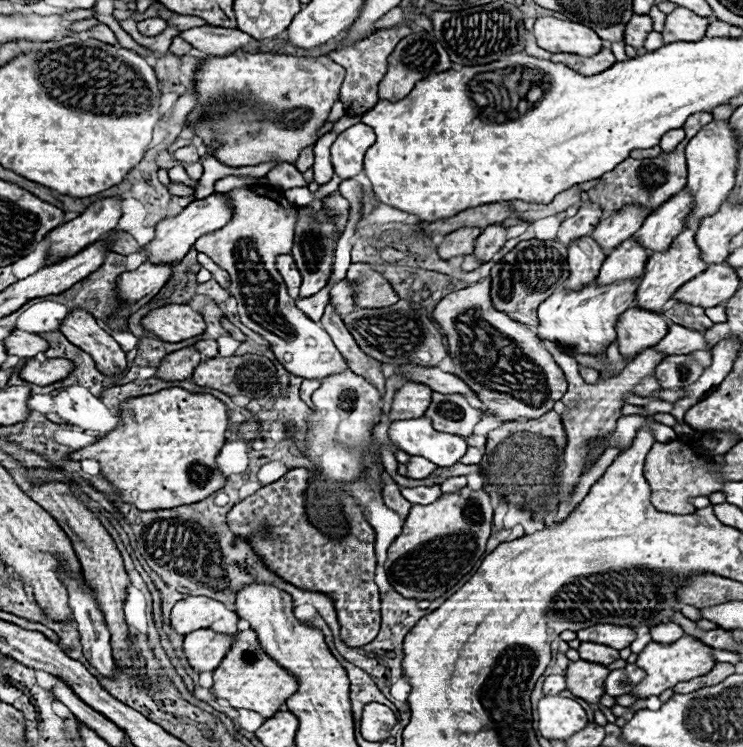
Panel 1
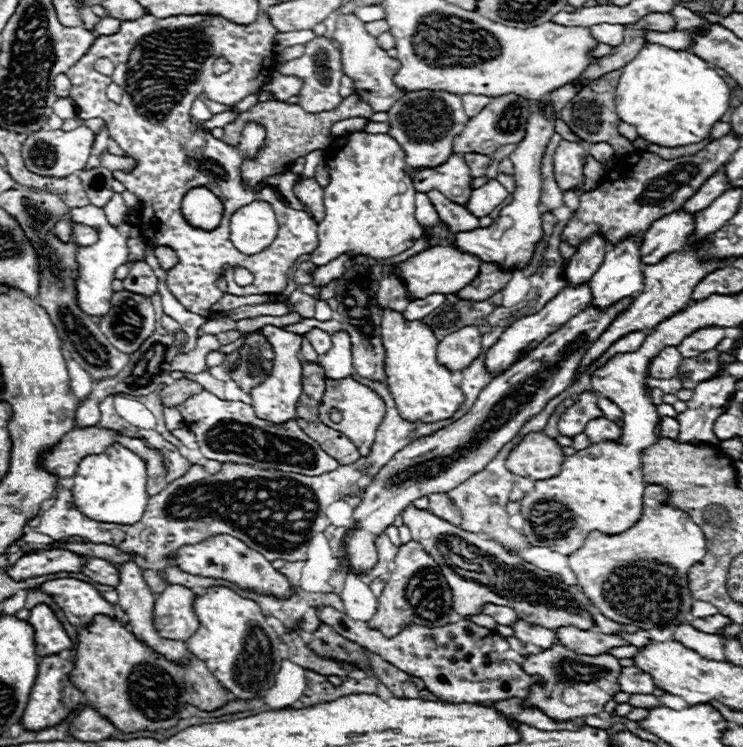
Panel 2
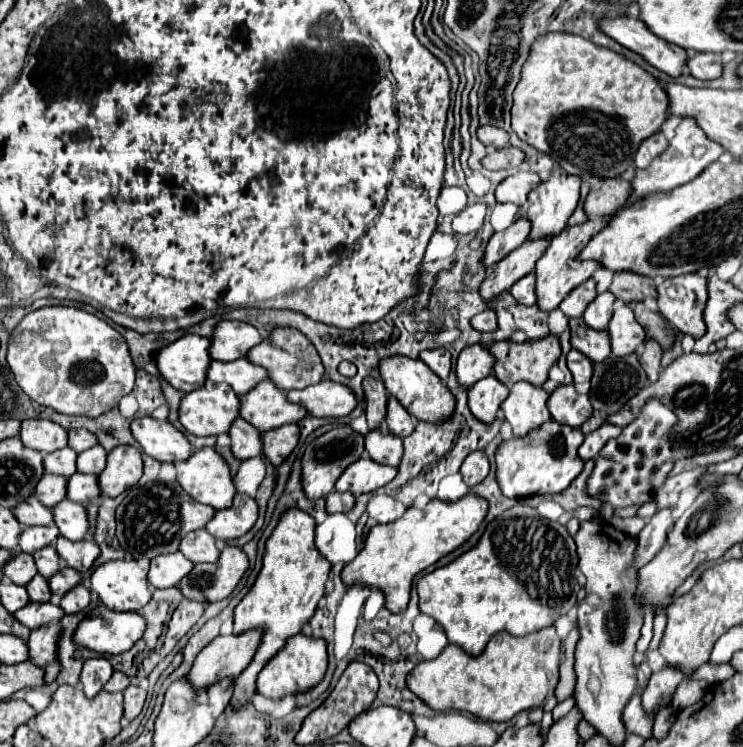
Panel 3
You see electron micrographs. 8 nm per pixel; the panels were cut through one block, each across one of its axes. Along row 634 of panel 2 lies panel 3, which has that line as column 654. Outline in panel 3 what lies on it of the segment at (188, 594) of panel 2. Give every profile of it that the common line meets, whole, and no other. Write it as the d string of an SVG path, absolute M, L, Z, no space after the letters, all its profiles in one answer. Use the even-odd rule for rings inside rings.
M684 118L678 128L676 128L676 134L674 138L670 140L670 146L664 154L660 154L652 164L650 168L646 170L636 170L636 178L632 180L632 188L634 188L634 194L628 198L626 206L634 200L640 200L652 192L666 192L666 190L672 190L676 186L682 186L682 184L688 184L690 180L694 180L706 166L710 166L712 162L716 162L722 154L726 152L724 146L720 146L718 142L710 140L706 134L702 134L700 126L696 124L694 118Z

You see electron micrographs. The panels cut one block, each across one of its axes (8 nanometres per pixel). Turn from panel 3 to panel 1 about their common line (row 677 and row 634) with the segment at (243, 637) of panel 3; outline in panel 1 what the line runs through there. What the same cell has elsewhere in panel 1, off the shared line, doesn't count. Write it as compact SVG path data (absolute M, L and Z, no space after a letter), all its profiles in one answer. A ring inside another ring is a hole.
M210 628L190 632L184 640L184 654L196 672L212 672L228 654L236 634L216 634Z

